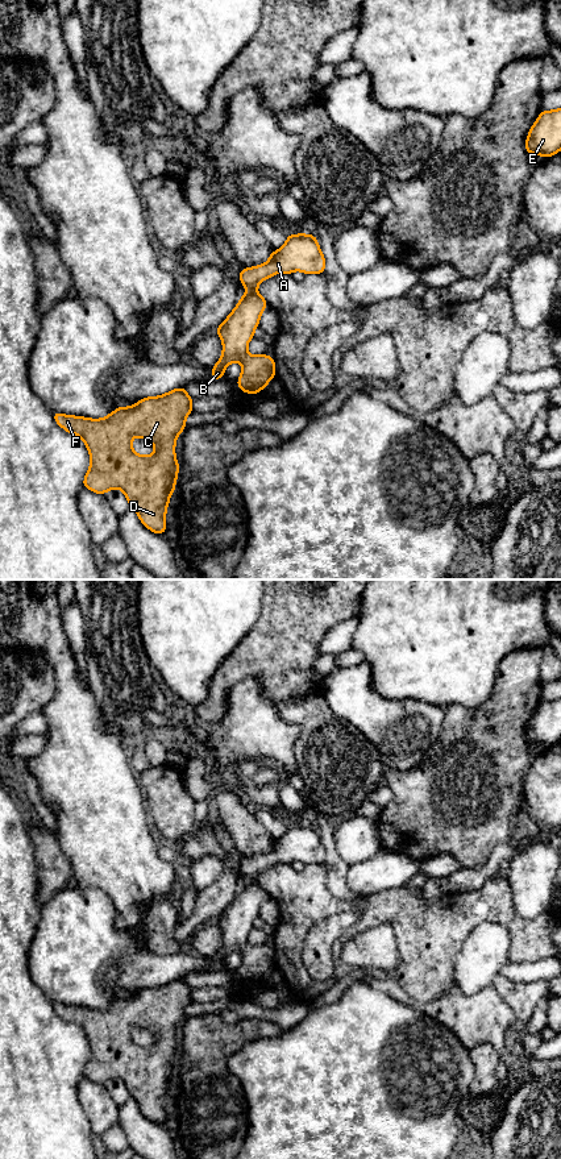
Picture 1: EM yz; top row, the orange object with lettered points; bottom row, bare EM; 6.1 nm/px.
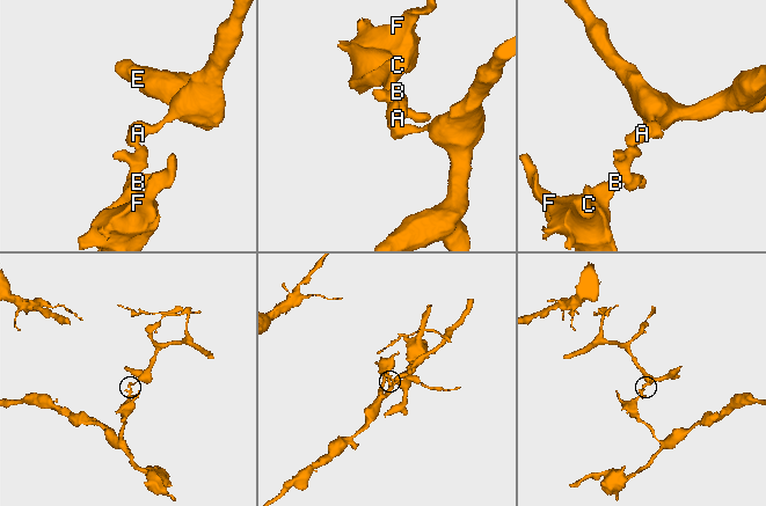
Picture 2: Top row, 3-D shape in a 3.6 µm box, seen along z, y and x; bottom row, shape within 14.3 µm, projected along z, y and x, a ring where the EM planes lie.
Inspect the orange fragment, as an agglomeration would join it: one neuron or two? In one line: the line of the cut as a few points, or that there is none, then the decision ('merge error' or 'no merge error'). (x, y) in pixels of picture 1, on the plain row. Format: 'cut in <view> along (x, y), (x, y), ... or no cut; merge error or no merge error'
cut in yz along (256, 880), (248, 883); merge error

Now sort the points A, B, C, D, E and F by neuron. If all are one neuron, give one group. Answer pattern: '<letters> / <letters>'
A E / B C D F

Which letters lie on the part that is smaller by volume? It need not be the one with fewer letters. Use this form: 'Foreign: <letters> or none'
Foreign: A, E

